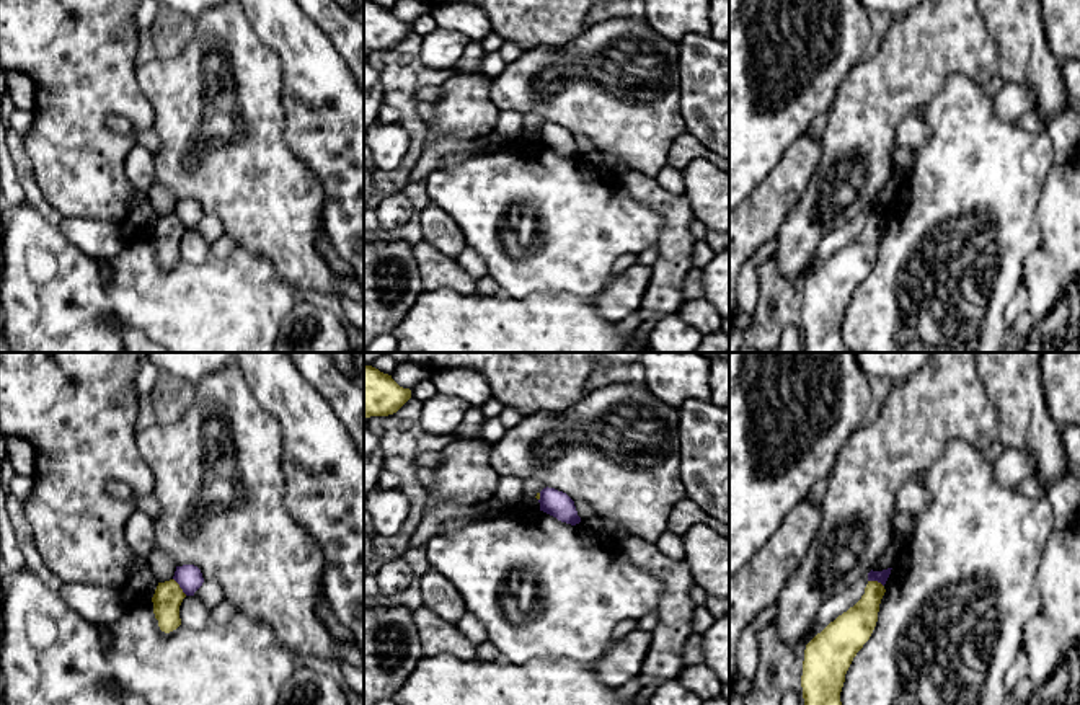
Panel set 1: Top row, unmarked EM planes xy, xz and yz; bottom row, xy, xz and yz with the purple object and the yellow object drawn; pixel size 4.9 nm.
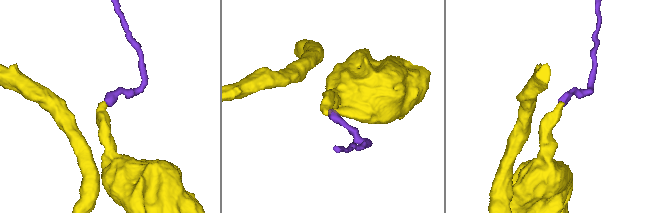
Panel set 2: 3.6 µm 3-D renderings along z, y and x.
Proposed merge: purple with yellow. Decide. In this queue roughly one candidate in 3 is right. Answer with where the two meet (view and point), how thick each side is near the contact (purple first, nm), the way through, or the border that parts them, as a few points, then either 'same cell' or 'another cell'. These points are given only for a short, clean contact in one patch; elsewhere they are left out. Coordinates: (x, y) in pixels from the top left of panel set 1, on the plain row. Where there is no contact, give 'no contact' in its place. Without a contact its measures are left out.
contact xy (180, 221); calibres 130 and 140 nm; border xy (173, 212), (186, 229); another cell

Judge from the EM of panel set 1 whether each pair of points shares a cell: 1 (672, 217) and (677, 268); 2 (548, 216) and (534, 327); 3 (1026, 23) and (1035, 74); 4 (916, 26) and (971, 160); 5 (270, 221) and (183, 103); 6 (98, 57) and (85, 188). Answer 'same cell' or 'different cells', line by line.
1: same cell
2: different cells
3: same cell
4: different cells
5: same cell
6: same cell

